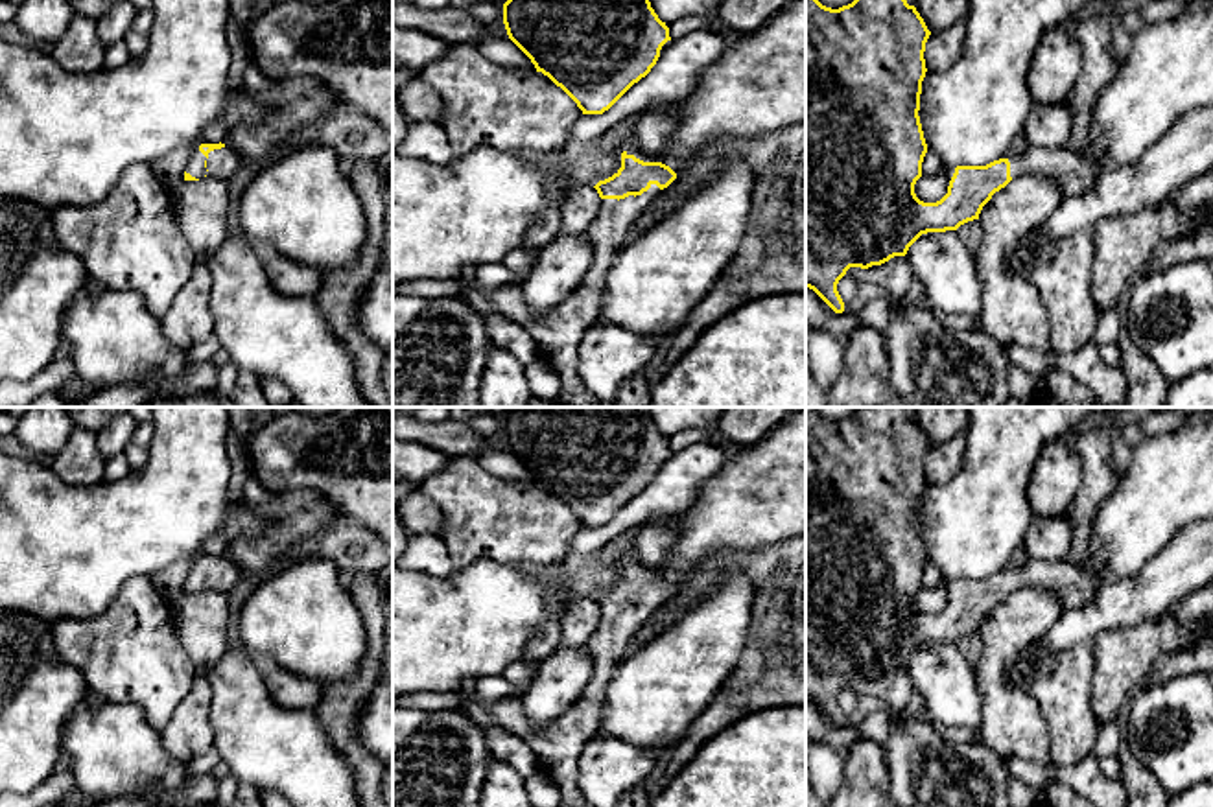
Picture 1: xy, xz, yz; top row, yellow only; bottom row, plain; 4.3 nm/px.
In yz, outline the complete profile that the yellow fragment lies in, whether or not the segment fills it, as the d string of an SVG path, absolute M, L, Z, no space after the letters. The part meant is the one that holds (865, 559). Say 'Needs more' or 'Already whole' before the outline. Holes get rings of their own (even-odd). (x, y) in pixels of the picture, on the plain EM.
Needs more. M806 407L806 700L813 702L835 726L844 724L837 704L850 680L868 682L909 660L927 645L957 643L979 632L983 619L995 604L1019 588L1036 588L1060 599L1064 608L1082 608L1095 601L1108 582L1093 579L1082 564L1071 560L1045 562L1030 558L1025 567L1008 566L986 579L957 579L948 606L936 615L924 615L914 606L927 566L920 536L920 507L925 490L925 455L931 444L903 407L857 407L839 422L822 418Z

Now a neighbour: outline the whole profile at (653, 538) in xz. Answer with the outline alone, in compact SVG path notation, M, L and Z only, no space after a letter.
M660 518L645 520L629 531L636 536L640 566L653 575L660 575L660 566L675 544L675 531L662 523Z

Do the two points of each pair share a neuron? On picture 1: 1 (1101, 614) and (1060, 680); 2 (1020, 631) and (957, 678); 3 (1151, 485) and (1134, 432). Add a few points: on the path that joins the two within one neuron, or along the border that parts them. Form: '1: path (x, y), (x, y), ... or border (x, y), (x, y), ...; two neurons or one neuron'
1: border (1090, 645), (1071, 647), (1049, 671); two neurons
2: border (976, 669), (983, 712); two neurons
3: border (1145, 439), (1134, 448); two neurons

